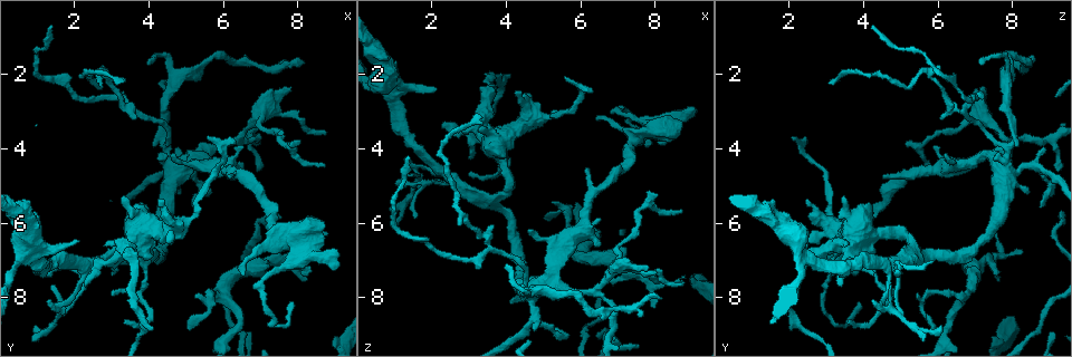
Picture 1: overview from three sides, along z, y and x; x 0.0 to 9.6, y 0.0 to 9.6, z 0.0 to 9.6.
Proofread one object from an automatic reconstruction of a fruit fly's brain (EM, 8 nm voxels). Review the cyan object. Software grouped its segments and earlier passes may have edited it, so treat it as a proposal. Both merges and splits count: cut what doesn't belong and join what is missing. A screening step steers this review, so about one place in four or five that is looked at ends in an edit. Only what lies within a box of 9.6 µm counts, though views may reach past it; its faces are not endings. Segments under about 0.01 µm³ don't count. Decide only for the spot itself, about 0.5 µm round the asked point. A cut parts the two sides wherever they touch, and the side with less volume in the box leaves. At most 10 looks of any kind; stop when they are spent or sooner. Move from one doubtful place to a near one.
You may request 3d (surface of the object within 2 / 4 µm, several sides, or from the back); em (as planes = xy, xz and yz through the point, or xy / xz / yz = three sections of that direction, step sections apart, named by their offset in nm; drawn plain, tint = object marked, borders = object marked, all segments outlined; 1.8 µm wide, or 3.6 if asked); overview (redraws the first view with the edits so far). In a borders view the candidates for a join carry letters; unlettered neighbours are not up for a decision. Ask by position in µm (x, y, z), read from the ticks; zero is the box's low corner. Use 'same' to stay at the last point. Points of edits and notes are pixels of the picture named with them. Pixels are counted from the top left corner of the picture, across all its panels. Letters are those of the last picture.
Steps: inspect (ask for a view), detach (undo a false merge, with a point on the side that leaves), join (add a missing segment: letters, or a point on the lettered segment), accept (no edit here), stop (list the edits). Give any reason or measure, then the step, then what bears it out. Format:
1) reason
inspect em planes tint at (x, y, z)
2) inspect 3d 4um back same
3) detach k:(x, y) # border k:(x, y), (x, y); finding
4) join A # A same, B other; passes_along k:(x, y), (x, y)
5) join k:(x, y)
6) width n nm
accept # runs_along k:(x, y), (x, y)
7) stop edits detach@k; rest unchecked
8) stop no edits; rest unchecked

abrupt turn
inspect 3d 2um at (1.65, 8.30, 4.60)

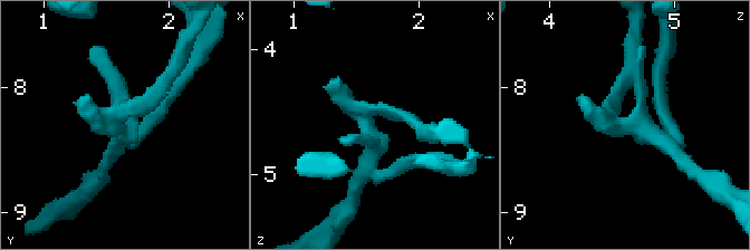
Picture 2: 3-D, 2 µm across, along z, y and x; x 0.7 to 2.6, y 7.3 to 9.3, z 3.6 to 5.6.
now the EM
inspect em yz step 4 tint at (1.66, 8.24, 4.54)

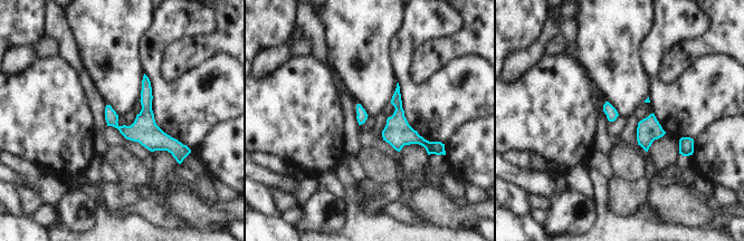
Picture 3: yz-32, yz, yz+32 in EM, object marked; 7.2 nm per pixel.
inspect em planes borders same

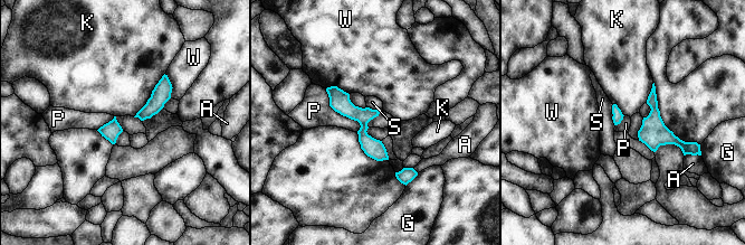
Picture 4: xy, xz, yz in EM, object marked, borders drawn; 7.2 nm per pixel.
longest_contact P 400 nm
accept # A other, G other, K other, P other, S other, W other; border 4:(325, 88), (357, 131); continuous, no second neuron

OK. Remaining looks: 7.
sharp bend
inspect em planes borders at (6.50, 8.70, 6.30)

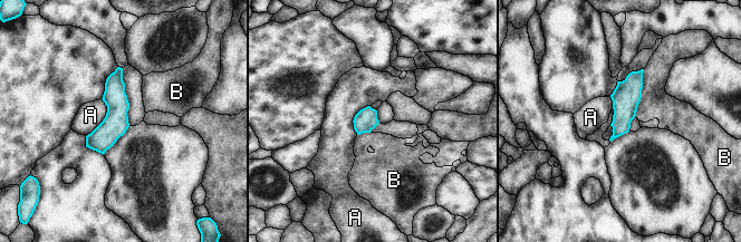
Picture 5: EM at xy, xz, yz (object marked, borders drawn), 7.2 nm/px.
accept # A other, B other; border 5:(644, 69), (642, 97), (634, 116); one neuron here

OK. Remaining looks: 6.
an open end
inspect em xz step 4 tint at (6.80, 7.35, 7.60)

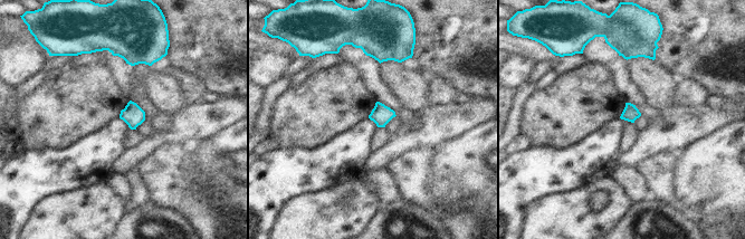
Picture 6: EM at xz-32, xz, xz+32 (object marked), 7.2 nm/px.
another direction
inspect em planes borders same

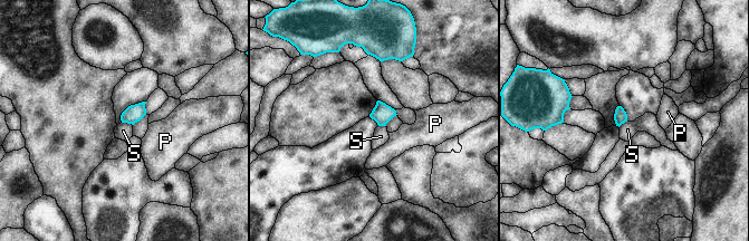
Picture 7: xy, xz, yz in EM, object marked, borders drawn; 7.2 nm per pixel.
accept # P other, S other; border 7:(122, 122), (132, 125); none of them fits

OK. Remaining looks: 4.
sharp bend
inspect 3d 4um at (4.05, 8.55, 4.35)

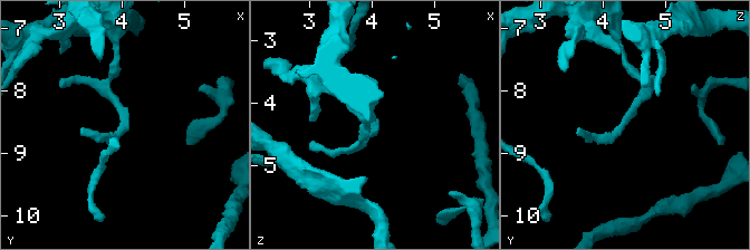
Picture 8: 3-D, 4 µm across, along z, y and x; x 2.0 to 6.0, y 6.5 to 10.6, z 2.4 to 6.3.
now the EM
inspect em xz step 8 borders at (4.05, 8.55, 4.30)

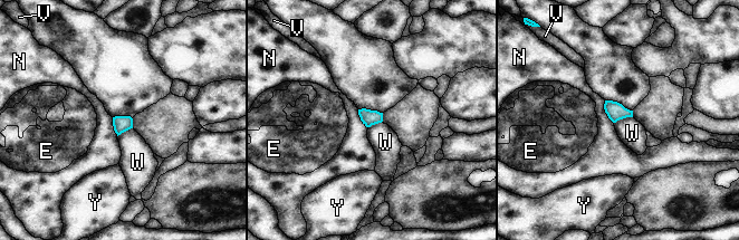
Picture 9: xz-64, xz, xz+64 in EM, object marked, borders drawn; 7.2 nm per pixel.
accept # E other, N other, V other, W other, Y other; border 9:(632, 116), (620, 118), (614, 123); all the same neuron

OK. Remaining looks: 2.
stop no edits; rest unchecked

